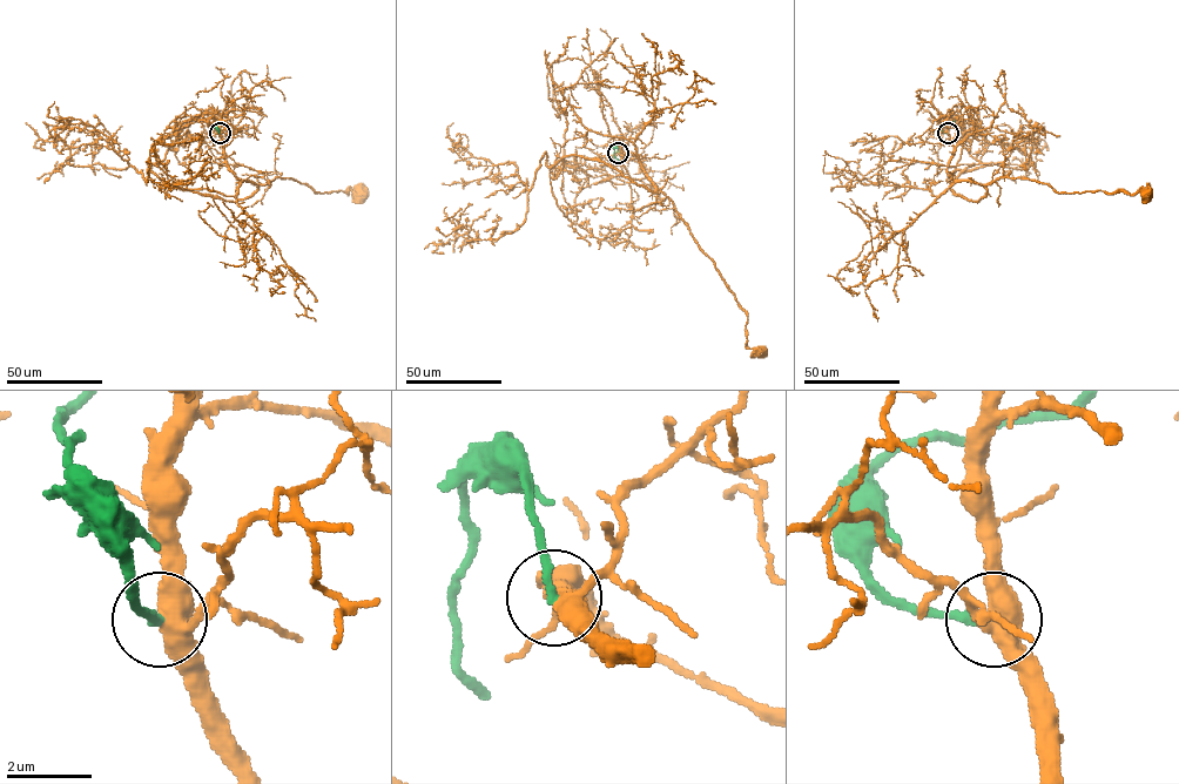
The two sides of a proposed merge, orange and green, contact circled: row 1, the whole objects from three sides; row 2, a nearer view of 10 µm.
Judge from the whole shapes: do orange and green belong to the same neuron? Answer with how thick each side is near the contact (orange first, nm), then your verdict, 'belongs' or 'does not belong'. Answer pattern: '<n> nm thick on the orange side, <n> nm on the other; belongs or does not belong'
440 nm thick on the orange side, 240 nm on the other; does not belong

